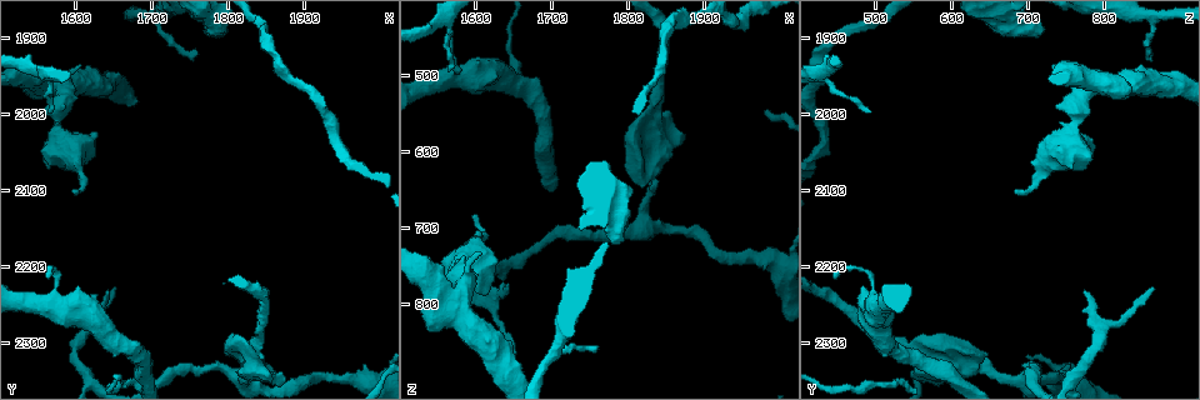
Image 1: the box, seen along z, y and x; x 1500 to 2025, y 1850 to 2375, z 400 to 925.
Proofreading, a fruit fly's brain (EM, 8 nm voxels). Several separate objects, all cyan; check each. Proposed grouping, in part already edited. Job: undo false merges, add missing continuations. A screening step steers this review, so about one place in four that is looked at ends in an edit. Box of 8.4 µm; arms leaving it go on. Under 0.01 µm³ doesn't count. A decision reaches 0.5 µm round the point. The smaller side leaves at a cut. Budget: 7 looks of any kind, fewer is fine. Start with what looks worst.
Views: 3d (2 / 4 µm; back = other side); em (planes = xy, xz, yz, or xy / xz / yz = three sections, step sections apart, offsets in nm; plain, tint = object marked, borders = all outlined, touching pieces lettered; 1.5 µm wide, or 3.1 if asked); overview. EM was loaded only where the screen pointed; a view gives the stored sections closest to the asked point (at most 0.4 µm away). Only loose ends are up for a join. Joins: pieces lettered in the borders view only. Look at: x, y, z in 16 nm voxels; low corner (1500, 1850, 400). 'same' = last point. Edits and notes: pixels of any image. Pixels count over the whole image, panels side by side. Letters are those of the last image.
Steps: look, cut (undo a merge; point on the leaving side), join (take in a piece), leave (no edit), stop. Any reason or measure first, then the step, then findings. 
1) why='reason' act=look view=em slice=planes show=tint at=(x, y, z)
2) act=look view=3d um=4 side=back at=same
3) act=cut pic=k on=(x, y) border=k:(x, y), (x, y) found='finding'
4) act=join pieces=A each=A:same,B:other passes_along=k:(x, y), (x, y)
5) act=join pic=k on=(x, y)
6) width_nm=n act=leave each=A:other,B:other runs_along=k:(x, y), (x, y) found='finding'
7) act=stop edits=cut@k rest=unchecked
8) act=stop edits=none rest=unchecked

act=look view=em slice=planes show=borders at=(1595, 2100, 680)

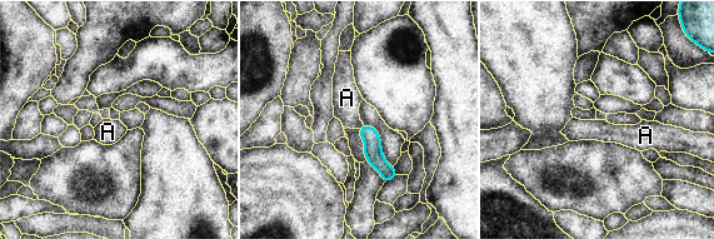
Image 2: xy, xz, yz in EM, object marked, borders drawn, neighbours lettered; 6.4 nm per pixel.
width_nm=110 act=leave each=A:other border=2:(363, 124), (358, 128) found='none of them fits'

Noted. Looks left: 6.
why='branch stops here' act=look view=3d um=4 side=back at=(1760, 1925, 855)

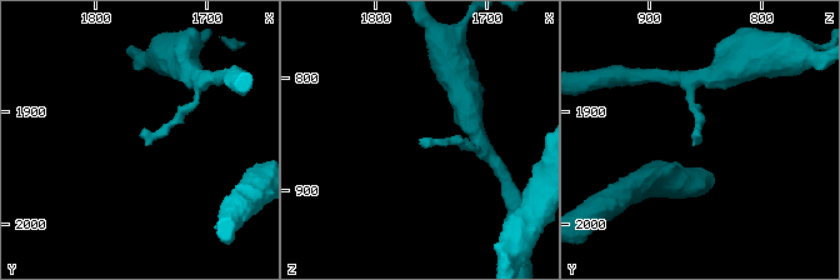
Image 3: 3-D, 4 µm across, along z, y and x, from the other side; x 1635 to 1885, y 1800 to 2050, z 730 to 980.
act=look view=em slice=xz step=4 show=borders at=(1758, 1924, 856)

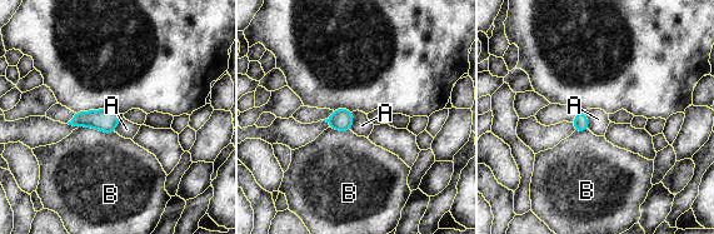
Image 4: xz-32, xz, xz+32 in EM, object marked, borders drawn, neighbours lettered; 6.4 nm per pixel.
act=leave each=A:other,B:other border=4:(353, 111), (353, 127), (350, 130) found='none of them fits'

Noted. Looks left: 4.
why='free end' act=look view=em slice=xy step=4 show=borders at=(1560, 2210, 445)

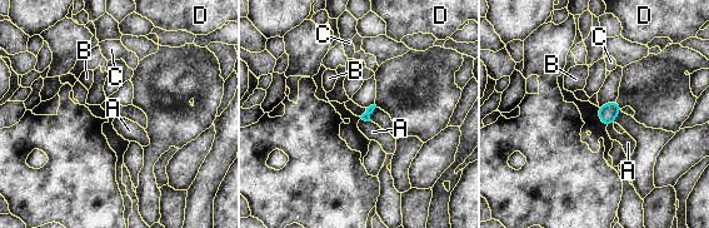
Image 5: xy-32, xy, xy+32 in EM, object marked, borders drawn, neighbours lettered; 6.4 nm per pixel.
act=look view=em slice=planes show=borders at=same

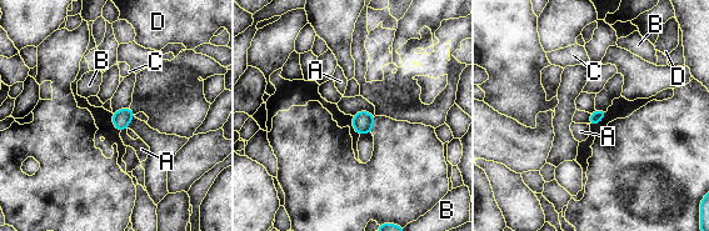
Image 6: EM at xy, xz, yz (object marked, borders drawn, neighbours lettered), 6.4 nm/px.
width_nm=80 act=leave each=A:other,B:other,C:other,D:other found='no lettered piece goes on from it'

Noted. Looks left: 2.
act=stop edits=none rest=unchecked

